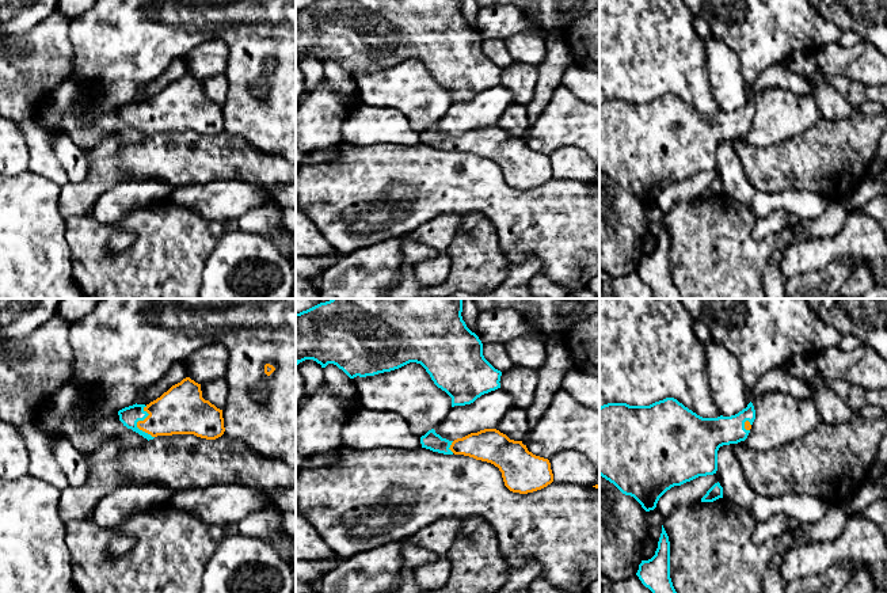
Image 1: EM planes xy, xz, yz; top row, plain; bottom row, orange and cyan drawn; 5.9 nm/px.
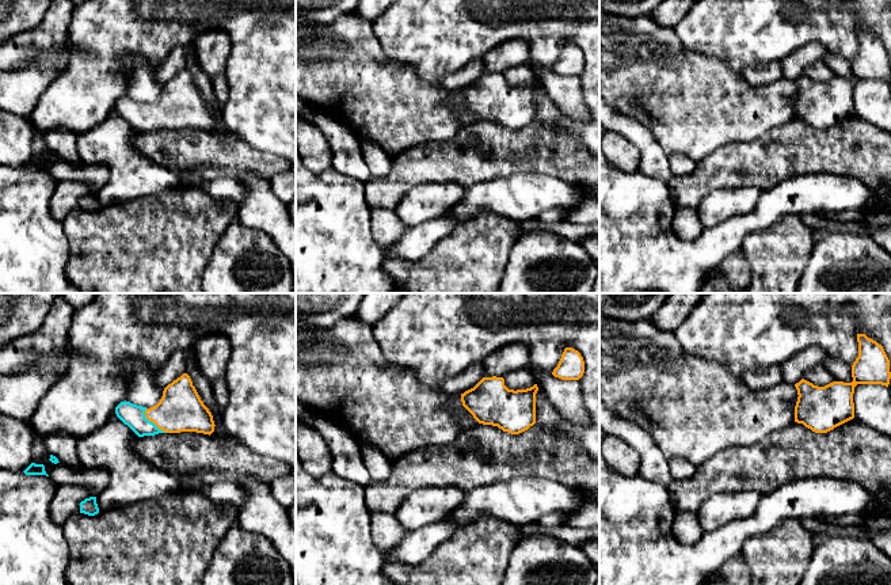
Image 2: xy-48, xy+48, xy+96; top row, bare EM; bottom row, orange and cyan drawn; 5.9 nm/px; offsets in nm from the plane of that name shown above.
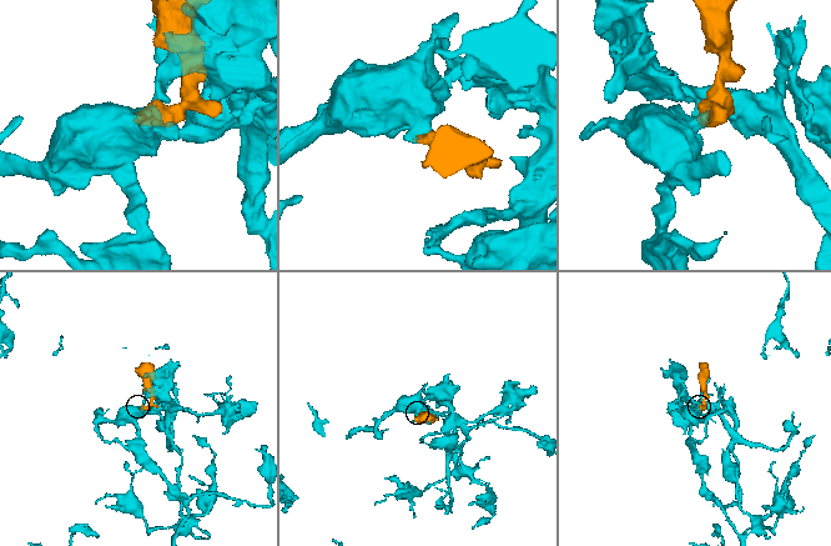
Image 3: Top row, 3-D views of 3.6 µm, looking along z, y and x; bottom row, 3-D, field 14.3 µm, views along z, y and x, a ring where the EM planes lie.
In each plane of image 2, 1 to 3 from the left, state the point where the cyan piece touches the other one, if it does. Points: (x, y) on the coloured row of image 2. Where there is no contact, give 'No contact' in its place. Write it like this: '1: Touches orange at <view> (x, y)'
1: Touches orange at xy-48 (152, 421)
2: No contact
3: No contact

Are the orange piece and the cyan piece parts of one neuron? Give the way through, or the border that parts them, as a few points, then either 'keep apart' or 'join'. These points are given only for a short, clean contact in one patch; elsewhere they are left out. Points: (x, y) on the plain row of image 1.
runs through xy (176, 107), (137, 120), (129, 111); join

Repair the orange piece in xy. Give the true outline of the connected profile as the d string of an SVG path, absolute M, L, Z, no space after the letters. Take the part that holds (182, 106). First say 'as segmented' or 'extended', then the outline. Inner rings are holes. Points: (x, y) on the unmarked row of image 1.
extended; M190 73L172 81L149 100L133 100L118 107L119 117L144 134L194 130L216 136L225 128L222 106L202 94L201 80Z

